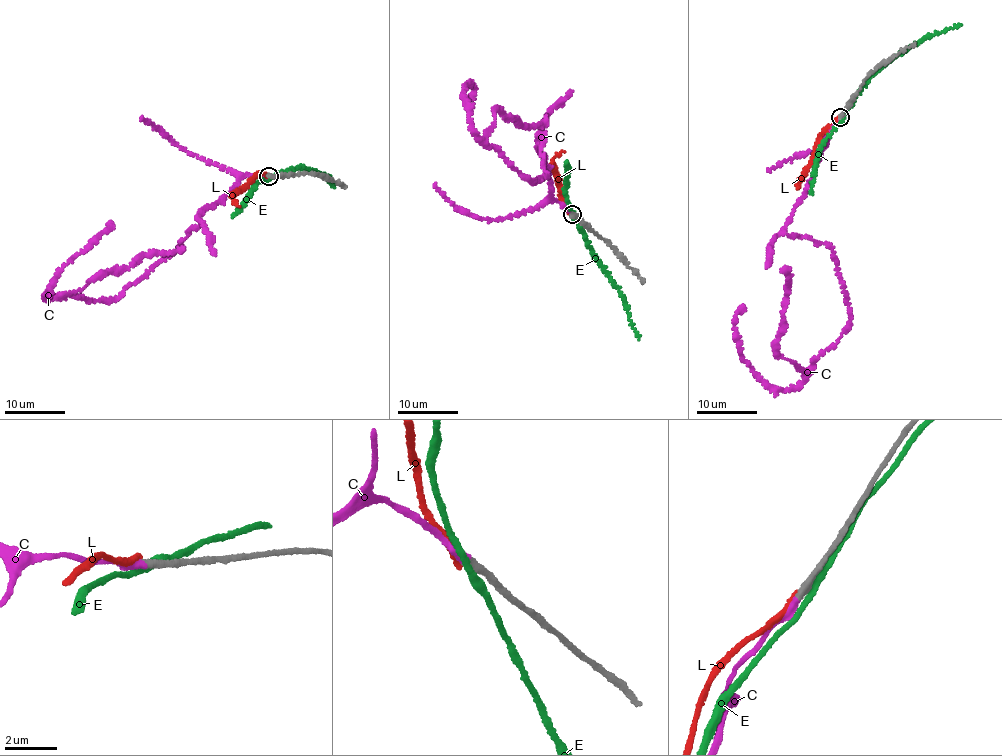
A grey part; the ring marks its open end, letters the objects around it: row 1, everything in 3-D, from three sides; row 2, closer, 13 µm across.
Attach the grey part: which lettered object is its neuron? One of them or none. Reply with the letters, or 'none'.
C

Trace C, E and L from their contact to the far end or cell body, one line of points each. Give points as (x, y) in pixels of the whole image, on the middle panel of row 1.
C: (573, 214), (550, 197), (542, 132), (546, 176), (531, 181), (485, 142), (495, 110), (529, 127), (546, 116)
E: (575, 217), (590, 247), (618, 287), (639, 338)
L: (572, 215), (565, 207), (553, 163), (564, 150)

